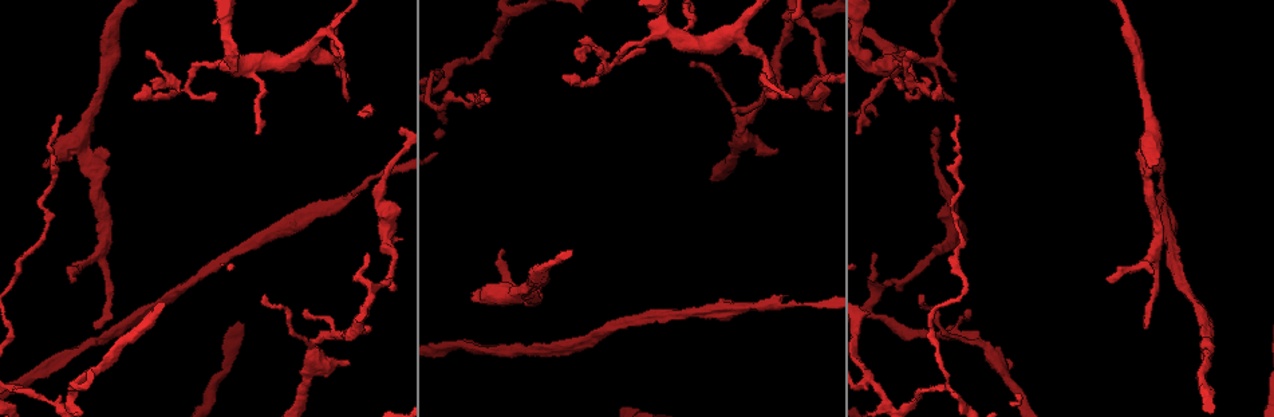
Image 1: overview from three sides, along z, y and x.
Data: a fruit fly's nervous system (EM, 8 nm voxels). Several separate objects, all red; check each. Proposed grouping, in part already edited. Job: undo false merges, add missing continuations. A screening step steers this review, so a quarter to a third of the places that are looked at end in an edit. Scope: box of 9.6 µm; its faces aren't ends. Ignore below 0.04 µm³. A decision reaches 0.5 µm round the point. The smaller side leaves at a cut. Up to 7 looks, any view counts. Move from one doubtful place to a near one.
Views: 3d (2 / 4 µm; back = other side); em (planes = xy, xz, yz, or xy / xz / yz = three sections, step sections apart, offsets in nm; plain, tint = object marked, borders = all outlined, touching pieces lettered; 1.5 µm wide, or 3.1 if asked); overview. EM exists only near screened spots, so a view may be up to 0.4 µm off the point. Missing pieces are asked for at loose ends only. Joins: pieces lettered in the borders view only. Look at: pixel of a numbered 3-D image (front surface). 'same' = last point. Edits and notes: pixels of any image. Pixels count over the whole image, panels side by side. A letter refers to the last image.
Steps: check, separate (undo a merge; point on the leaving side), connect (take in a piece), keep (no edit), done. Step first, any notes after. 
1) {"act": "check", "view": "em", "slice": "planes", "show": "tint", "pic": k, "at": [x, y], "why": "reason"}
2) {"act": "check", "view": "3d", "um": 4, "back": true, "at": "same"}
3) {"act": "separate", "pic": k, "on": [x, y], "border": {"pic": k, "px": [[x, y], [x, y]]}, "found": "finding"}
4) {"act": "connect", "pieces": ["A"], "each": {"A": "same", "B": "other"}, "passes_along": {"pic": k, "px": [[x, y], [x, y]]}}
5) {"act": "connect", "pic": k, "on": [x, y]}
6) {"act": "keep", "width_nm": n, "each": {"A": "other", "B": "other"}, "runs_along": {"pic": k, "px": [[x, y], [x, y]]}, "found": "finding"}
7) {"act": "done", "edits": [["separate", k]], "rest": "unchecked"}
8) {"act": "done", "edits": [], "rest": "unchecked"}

{"act": "check", "view": "em", "slice": "planes", "show": "borders", "pic": 1, "at": [958, 117]}

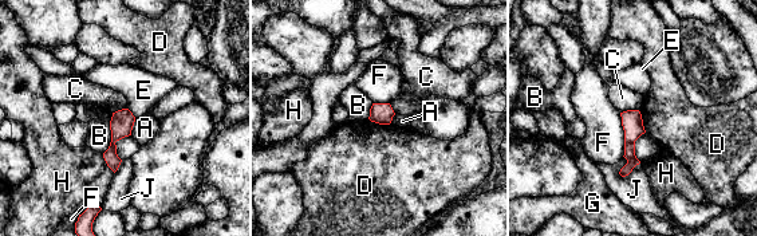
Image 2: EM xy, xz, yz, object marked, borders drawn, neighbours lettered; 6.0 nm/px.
{"act": "keep", "each": {"A": "other", "B": "other", "C": "other", "D": "other", "E": "other", "F": "other", "G": "other", "H": "other", "J": "other"}, "border": {"pic": 2, "px": [[369, 118], [379, 124], [390, 124]]}, "found": "none of them fits"}

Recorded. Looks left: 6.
{"act": "check", "view": "3d", "um": 4, "pic": 1, "at": [563, 75], "why": "branch stops here"}

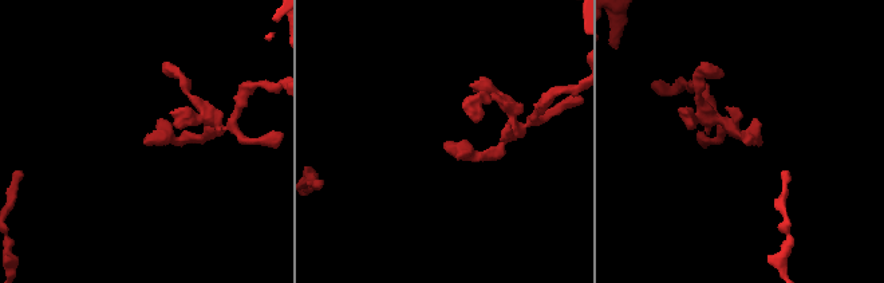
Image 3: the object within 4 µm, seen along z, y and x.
{"act": "check", "view": "em", "slice": "xy", "step": 8, "show": "borders", "pic": 3, "at": [443, 142], "why": "now the EM"}

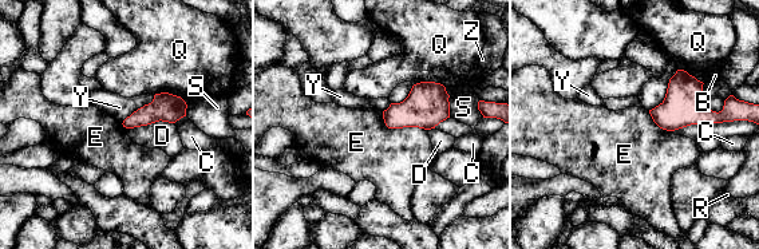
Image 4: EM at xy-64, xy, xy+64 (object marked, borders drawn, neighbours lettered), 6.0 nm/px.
{"act": "check", "view": "em", "slice": "planes", "show": "borders", "at": "same"}

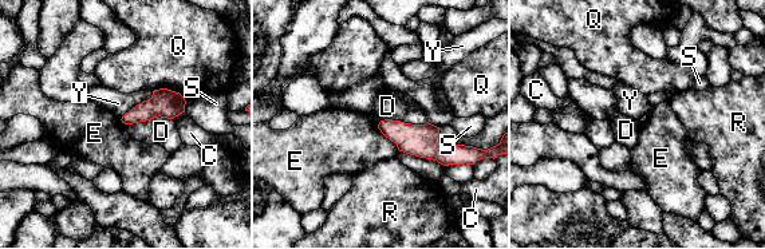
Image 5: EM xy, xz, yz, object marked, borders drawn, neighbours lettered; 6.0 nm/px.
{"act": "keep", "longest_contact_nm": ["D", 300], "each": {"C": "other", "D": "other", "E": "other", "Q": "other", "R": "other", "S": "other", "Y": "other"}, "border": {"pic": 5, "px": [[172, 118], [154, 117], [123, 123]]}, "found": "none of them fits"}

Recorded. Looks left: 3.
{"act": "check", "view": "3d", "um": 2, "pic": 1, "at": [11, 384], "why": "three arms meet"}

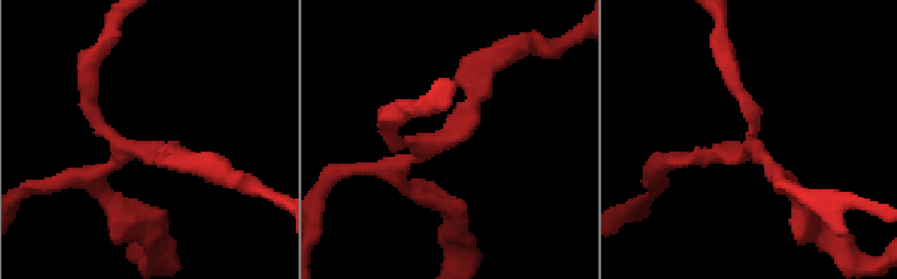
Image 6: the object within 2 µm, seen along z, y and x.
{"act": "check", "view": "em", "slice": "planes", "show": "borders", "pic": 6, "at": [144, 146], "arms": 3, "why": "need the tissue"}

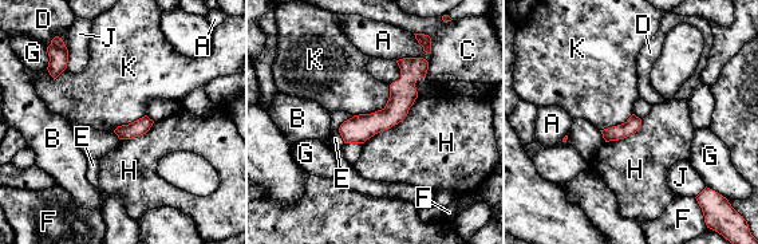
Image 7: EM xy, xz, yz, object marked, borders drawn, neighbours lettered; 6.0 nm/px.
{"act": "keep", "each": {"A": "other", "B": "other", "C": "other", "D": "other", "E": "other", "F": "other", "G": "other", "H": "other", "J": "other", "K": "other"}, "found": "one neuron here"}

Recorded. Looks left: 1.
{"act": "done", "edits": [], "rest": "unchecked"}

